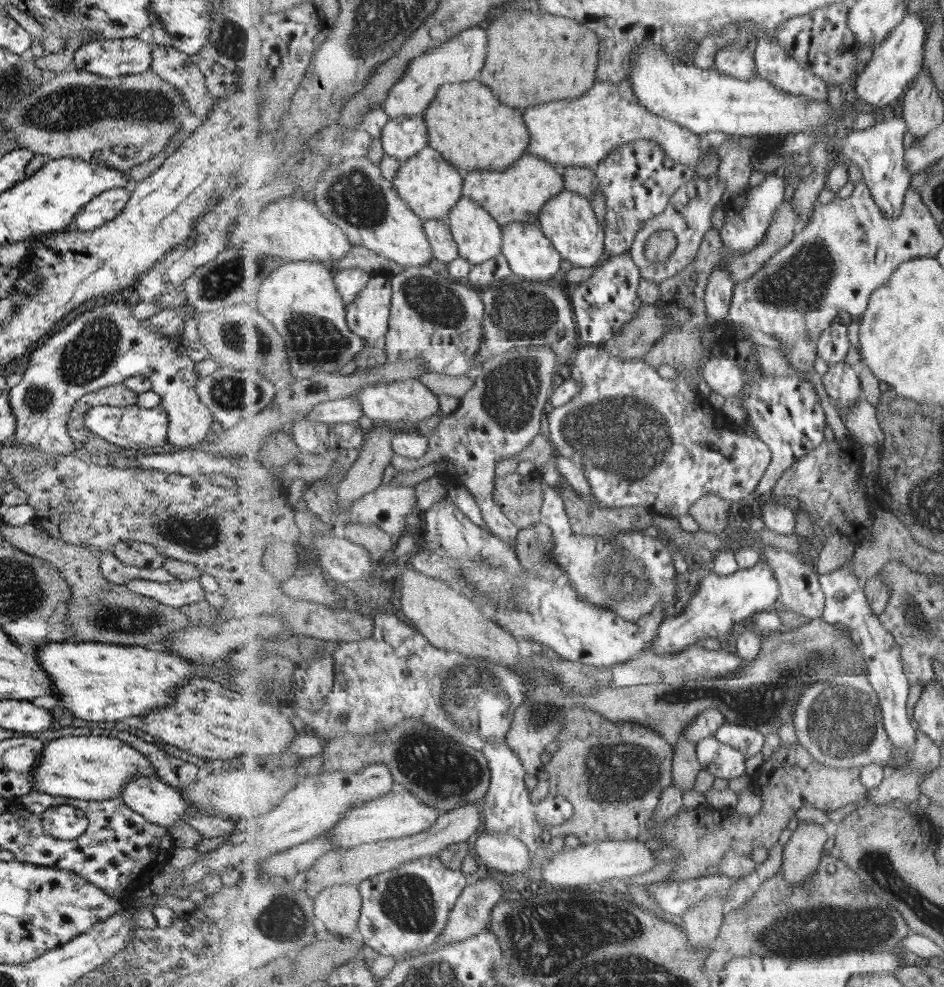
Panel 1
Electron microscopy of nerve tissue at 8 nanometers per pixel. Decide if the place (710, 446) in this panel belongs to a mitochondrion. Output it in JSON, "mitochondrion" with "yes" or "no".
{"mitochondrion":"no"}

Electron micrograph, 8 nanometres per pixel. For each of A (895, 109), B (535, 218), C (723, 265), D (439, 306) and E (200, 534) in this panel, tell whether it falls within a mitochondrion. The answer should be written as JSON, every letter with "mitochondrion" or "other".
{"A":"other","B":"other","C":"other","D":"mitochondrion","E":"mitochondrion"}

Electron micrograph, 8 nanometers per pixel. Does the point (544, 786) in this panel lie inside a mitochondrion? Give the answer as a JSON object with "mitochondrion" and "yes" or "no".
{"mitochondrion":"no"}

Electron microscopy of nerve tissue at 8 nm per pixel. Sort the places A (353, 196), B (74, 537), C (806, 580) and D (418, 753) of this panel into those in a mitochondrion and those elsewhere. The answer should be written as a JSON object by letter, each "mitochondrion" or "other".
{"A":"mitochondrion","B":"other","C":"other","D":"mitochondrion"}

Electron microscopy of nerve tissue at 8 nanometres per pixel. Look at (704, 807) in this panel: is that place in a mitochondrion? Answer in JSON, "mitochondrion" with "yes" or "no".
{"mitochondrion":"no"}

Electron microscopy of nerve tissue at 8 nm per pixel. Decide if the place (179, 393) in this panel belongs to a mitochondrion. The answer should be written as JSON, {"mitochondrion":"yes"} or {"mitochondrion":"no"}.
{"mitochondrion":"no"}

